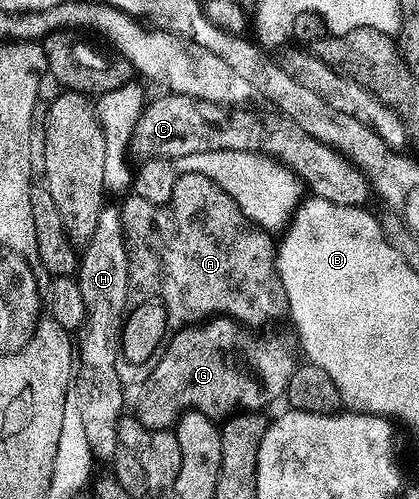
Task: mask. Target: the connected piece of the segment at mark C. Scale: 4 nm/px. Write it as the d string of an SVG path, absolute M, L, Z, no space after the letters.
M161 94L161 99L145 102L144 110L134 125L130 151L145 159L171 159L181 161L189 155L195 157L207 151L234 149L258 151L270 155L289 167L304 184L312 189L317 199L325 199L339 207L359 207L367 204L370 183L347 155L339 155L333 147L310 137L285 115L259 115L256 111L243 111L240 105L211 103L185 95Z

